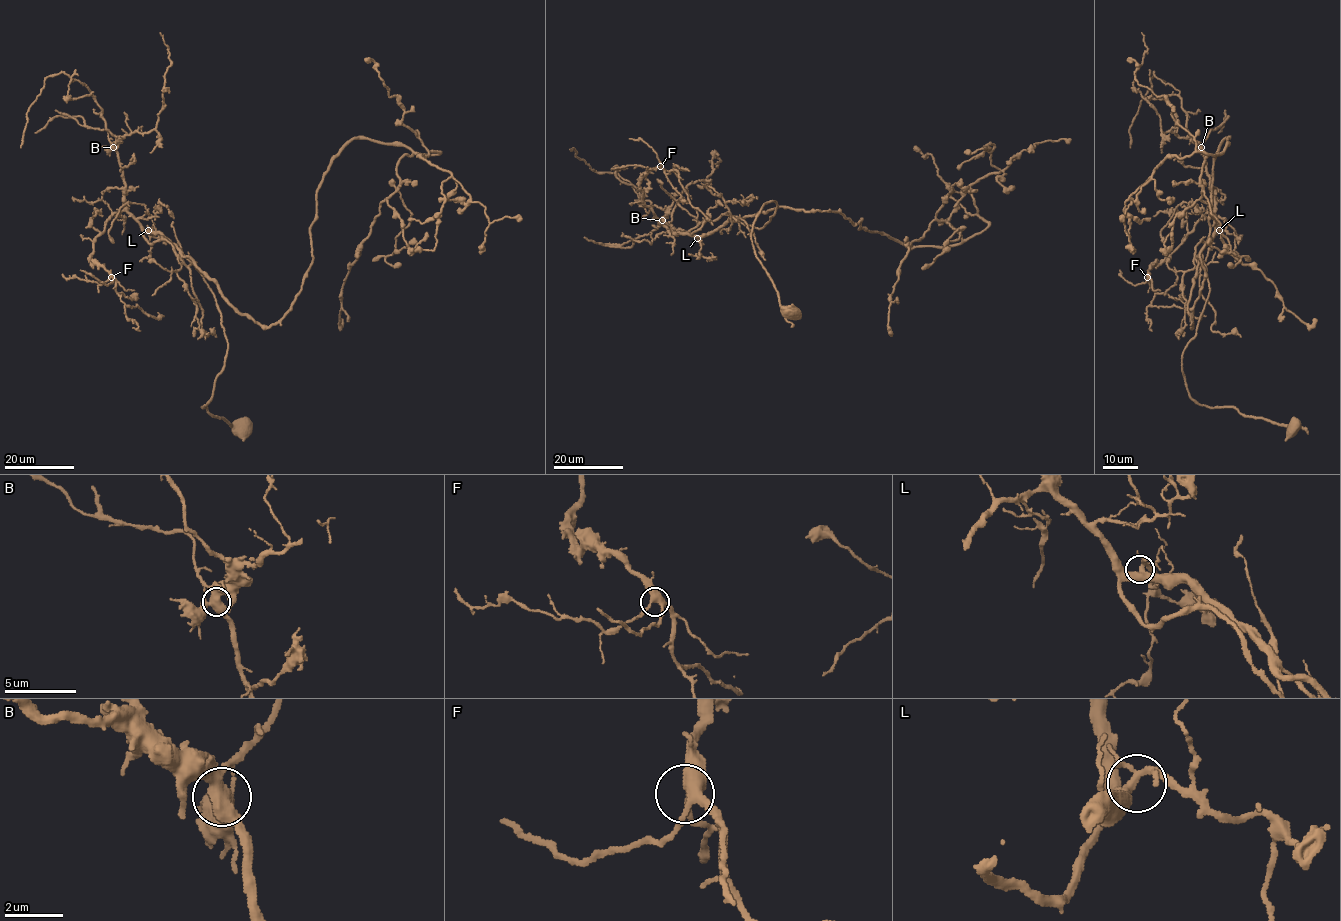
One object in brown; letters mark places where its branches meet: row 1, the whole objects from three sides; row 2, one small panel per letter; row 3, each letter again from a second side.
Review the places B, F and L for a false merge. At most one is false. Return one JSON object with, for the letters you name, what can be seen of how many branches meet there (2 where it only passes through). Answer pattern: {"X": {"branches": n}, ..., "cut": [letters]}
{"cut": []}

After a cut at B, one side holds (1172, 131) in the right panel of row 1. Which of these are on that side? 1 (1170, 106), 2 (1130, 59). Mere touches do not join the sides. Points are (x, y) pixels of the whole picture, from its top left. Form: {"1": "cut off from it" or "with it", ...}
{"1": "cut off from it", "2": "cut off from it"}

